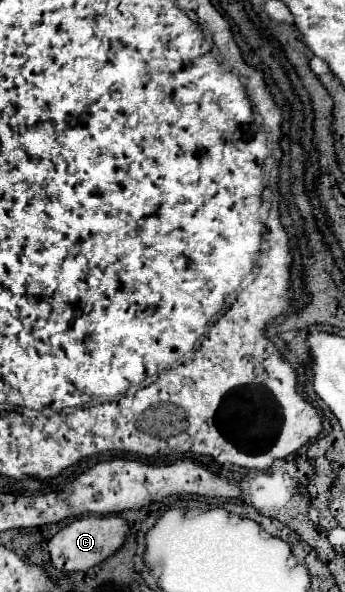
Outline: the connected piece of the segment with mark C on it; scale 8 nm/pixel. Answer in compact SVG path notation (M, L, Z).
M85 516L67 524L49 540L49 554L53 566L59 570L65 572L89 570L105 562L109 556L113 556L125 544L127 536L129 536L129 522L121 516Z

